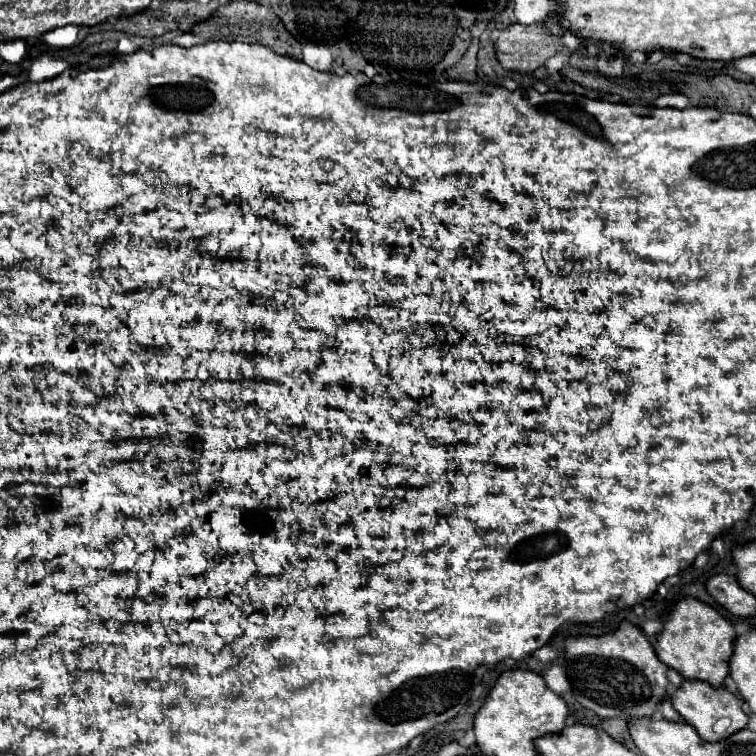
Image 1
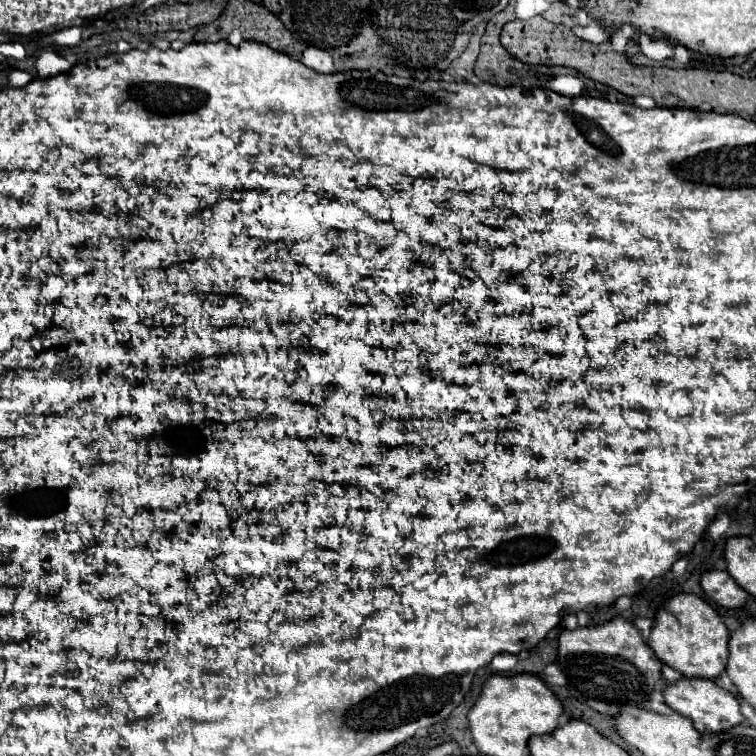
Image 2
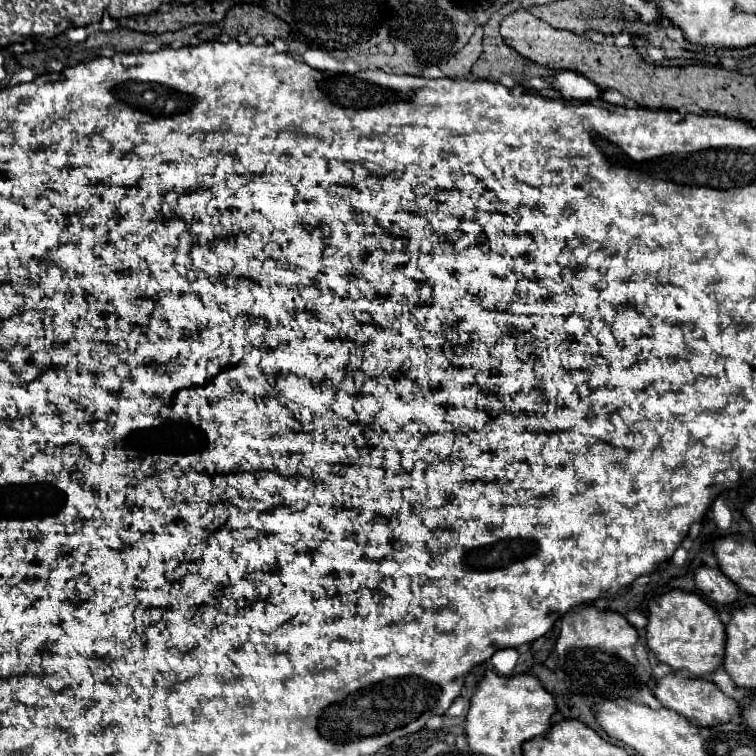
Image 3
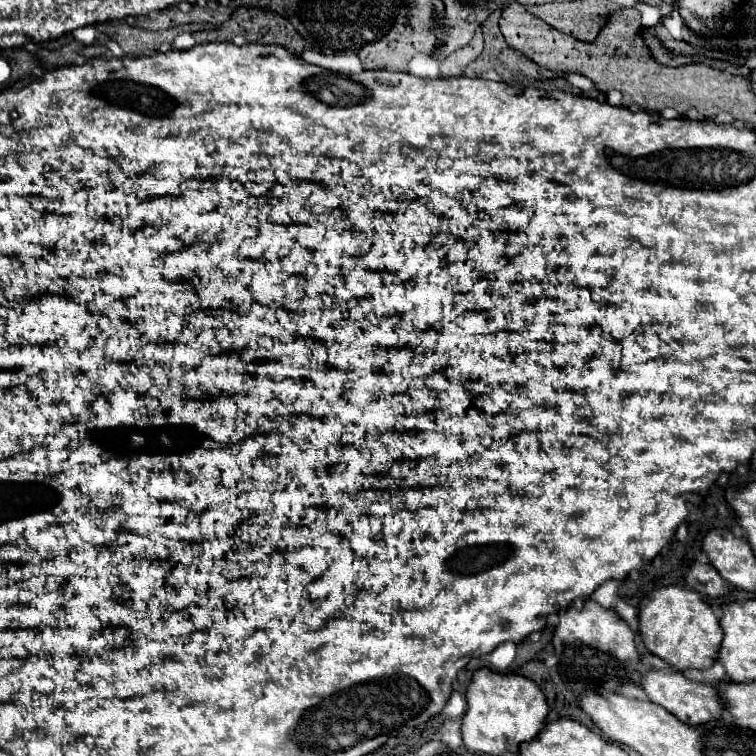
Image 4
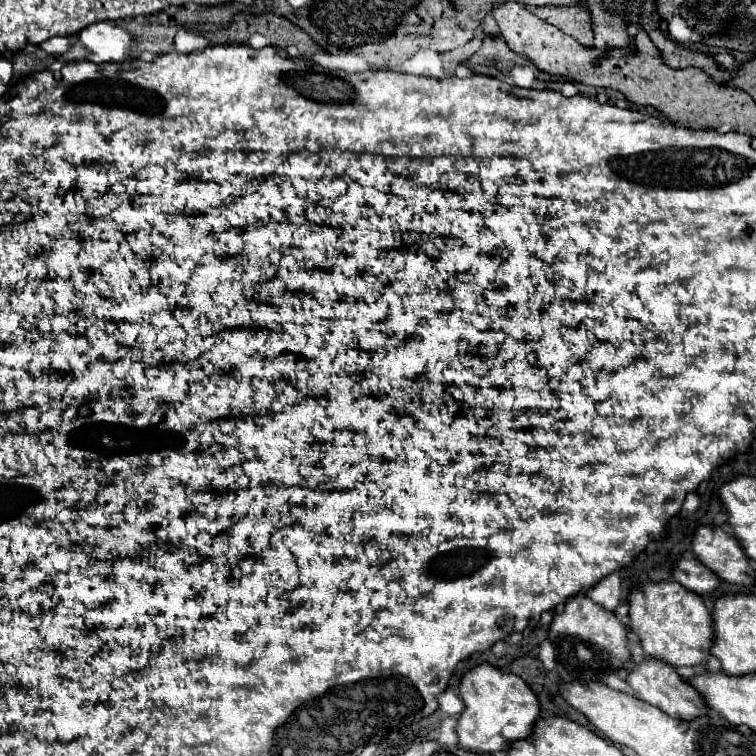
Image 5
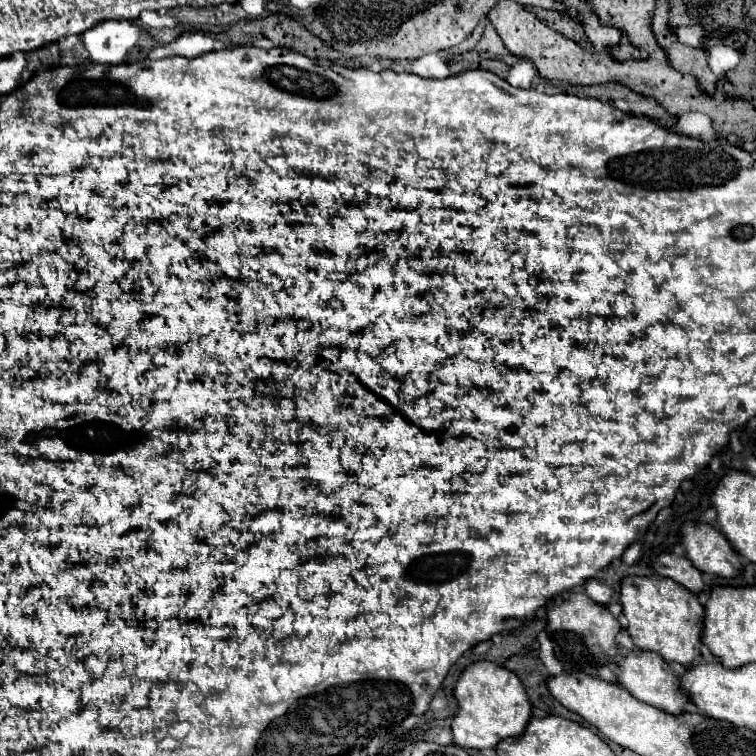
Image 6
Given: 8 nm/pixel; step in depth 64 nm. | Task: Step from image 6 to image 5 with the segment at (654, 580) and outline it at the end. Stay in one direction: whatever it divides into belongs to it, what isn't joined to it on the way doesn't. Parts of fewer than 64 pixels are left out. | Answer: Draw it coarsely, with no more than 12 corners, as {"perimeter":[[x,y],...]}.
{"perimeter":[[678,582],[630,590],[642,650],[672,666],[704,664],[712,618]]}

